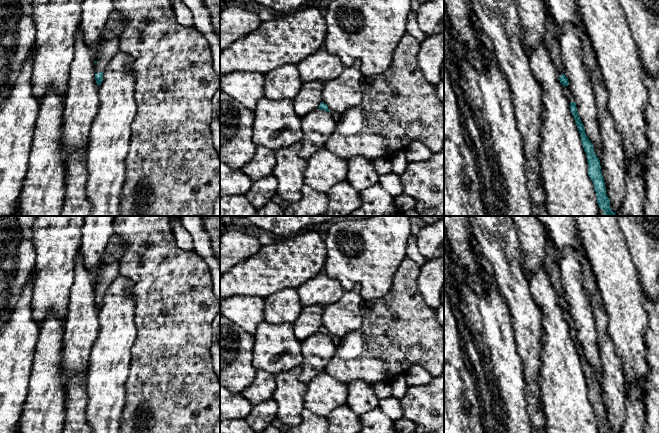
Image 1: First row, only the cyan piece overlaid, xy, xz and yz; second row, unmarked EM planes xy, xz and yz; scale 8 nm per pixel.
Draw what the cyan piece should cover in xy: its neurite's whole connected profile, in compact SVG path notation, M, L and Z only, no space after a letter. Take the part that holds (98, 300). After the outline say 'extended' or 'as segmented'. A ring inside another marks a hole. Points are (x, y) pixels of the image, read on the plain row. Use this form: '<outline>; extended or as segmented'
M115 233L110 237L103 255L103 263L98 270L97 284L95 285L95 304L98 310L103 305L103 297L110 284L118 277L119 258L125 250L121 238Z; extended

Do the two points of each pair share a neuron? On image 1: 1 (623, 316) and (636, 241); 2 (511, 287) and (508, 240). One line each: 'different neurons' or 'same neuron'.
1: different neurons
2: same neuron

